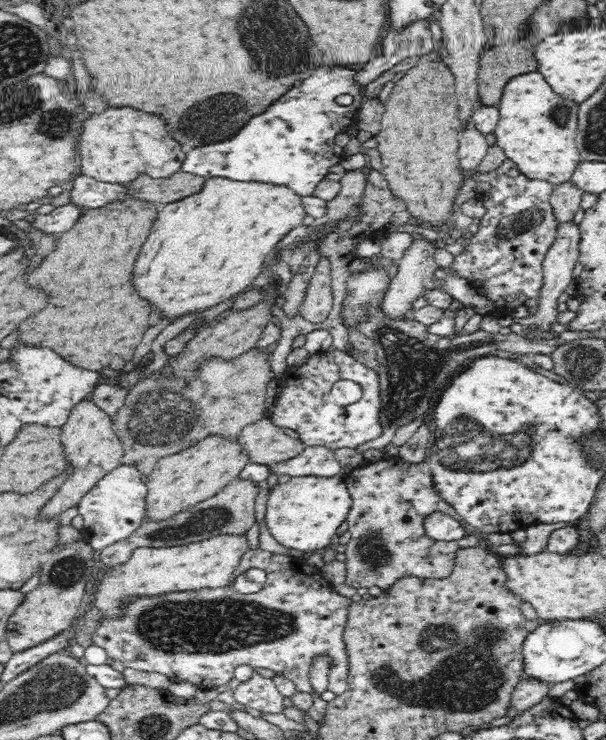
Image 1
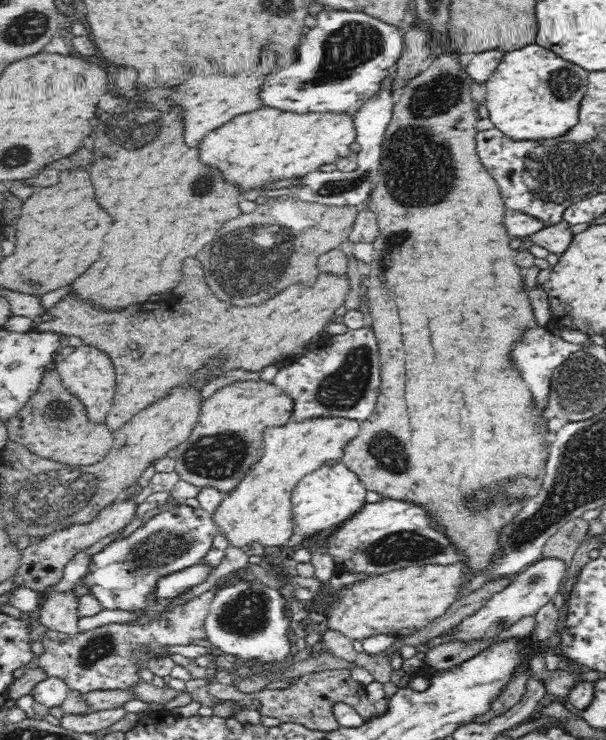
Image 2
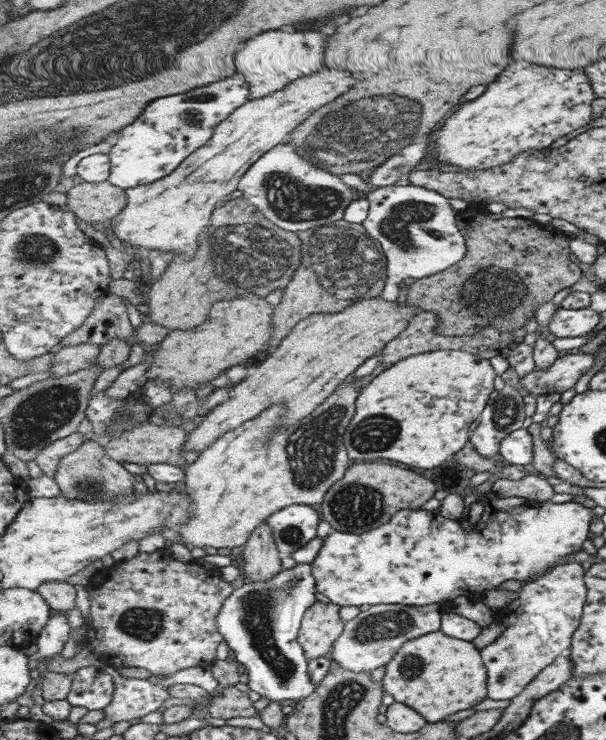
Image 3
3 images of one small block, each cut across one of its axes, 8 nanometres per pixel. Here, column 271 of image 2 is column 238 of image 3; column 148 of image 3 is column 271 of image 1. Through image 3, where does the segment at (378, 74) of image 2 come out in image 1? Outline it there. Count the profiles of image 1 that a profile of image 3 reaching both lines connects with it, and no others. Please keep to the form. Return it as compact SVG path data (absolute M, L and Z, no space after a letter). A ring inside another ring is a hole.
M348 67L316 70L306 80L299 81L295 85L298 88L276 100L264 114L250 118L230 140L187 150L181 171L204 179L228 178L286 186L300 197L311 196L328 174L328 168L344 159L344 149L335 138L356 124L357 112L365 100L364 89L354 82L354 73ZM342 94L353 96L352 104L338 105L336 98Z

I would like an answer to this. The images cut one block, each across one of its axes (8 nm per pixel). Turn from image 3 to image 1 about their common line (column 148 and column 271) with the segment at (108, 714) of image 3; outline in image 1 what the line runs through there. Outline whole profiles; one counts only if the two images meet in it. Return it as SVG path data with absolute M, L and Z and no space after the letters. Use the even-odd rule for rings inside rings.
M254 672L246 682L240 683L233 696L241 705L264 714L282 714L286 708L285 697L276 688L274 680L264 678L258 672Z

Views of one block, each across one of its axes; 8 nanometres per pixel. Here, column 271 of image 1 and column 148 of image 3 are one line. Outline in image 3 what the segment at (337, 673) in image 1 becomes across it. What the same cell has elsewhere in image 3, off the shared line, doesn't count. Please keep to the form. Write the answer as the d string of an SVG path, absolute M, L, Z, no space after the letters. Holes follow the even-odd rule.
M165 548L159 549L152 553L139 552L132 559L116 563L113 567L108 568L106 572L96 576L93 581L87 586L91 621L87 627L85 637L89 648L97 652L104 663L113 665L115 668L142 668L159 678L169 677L172 674L186 670L187 668L194 668L194 666L208 667L217 658L217 648L221 646L221 642L225 640L225 636L221 634L220 629L217 628L217 615L221 614L221 607L225 606L225 600L235 592L235 586L231 582L226 582L221 578L219 570L214 571L212 568L207 569L205 566L191 561L189 563L180 562L173 559L169 550Z

